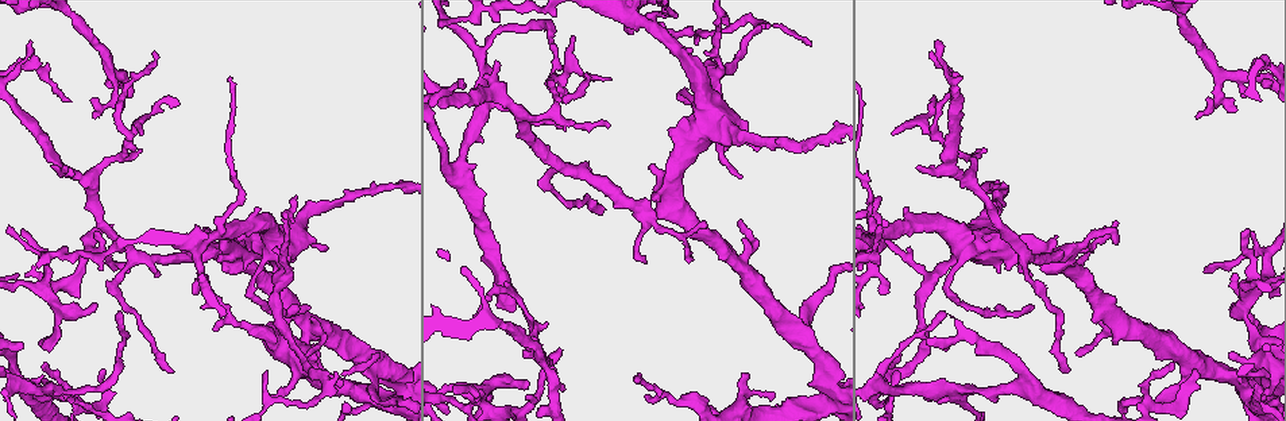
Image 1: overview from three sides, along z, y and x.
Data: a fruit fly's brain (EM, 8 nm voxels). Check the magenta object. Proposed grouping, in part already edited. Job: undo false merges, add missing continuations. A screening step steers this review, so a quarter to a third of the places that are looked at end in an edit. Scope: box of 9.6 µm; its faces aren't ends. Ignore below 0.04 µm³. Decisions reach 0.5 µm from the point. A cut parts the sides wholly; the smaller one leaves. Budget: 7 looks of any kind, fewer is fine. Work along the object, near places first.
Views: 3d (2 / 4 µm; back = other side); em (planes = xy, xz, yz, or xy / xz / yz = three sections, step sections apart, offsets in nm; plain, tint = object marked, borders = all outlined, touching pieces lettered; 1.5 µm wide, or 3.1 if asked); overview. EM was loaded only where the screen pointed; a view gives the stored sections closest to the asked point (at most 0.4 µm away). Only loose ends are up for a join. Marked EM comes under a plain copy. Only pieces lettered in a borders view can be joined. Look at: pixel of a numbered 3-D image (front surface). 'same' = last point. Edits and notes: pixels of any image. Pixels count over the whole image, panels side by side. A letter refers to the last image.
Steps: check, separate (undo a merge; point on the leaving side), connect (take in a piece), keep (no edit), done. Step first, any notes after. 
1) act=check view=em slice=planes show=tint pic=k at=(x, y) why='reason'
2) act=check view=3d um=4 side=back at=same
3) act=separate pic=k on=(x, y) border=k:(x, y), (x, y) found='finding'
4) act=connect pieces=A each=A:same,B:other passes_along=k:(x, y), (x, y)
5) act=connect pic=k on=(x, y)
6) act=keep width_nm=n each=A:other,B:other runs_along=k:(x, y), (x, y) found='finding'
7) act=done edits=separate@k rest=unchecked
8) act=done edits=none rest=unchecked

act=check view=em slice=yz step=8 show=borders pic=1 at=(498, 21) why='tapers out'

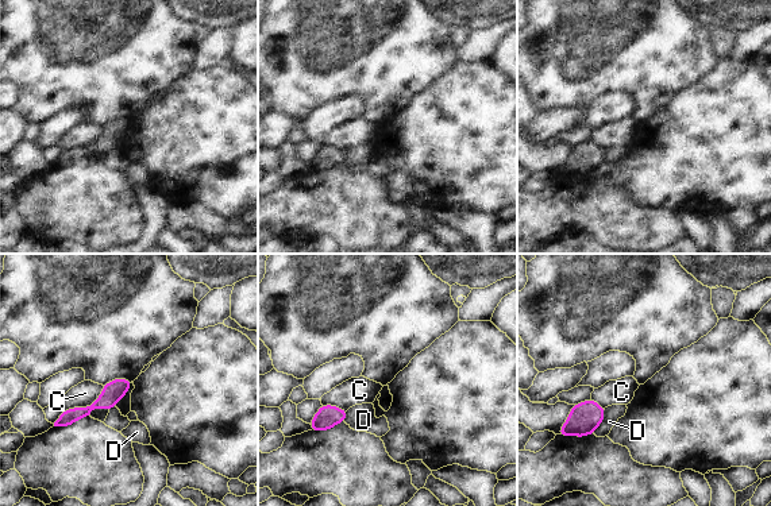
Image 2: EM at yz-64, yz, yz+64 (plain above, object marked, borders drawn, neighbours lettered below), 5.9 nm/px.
act=check view=em slice=planes show=borders at=same

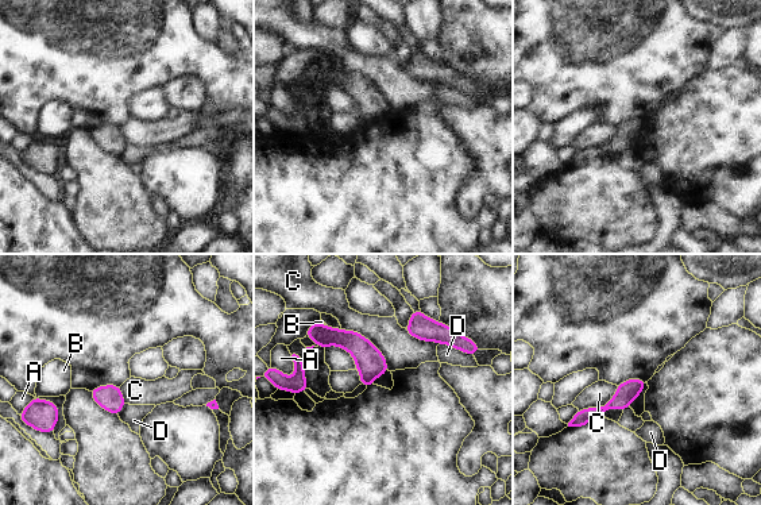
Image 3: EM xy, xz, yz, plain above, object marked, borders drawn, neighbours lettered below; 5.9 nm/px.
act=keep each=A:other,B:other,C:other,D:other border=3:(340, 328), (363, 335), (389, 370) found='no lettered piece goes on from it'

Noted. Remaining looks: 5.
act=check view=em slice=planes show=tint pic=1 at=(1198, 116) why='an open end'

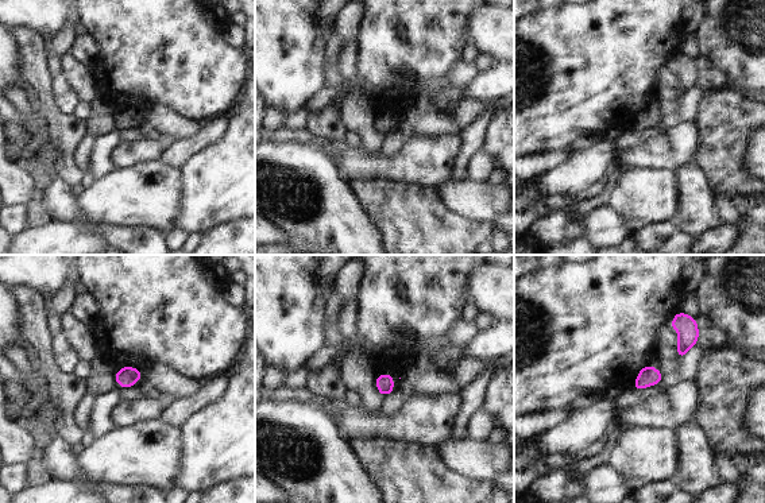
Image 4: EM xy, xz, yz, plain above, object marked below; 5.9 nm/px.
act=check view=em slice=planes show=borders at=same why='what lies round it'

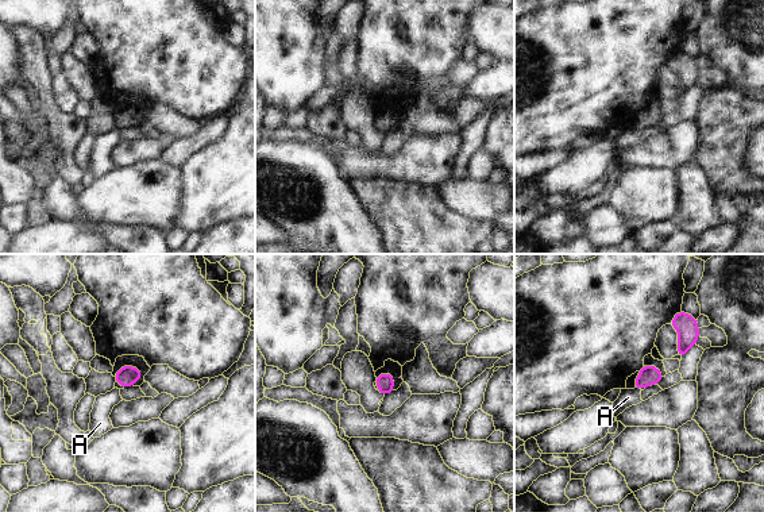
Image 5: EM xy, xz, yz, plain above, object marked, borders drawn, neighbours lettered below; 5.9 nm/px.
act=keep each=A:other border=5:(633, 388), (640, 391) found='no lettered piece goes on from it'

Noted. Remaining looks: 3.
act=check view=3d um=4 pic=1 at=(462, 79) why='thin end'

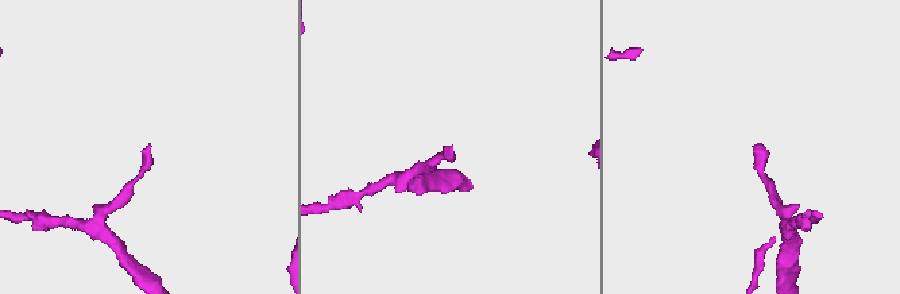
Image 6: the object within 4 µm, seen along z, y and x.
act=check view=em slice=planes show=borders pic=6 at=(452, 150)

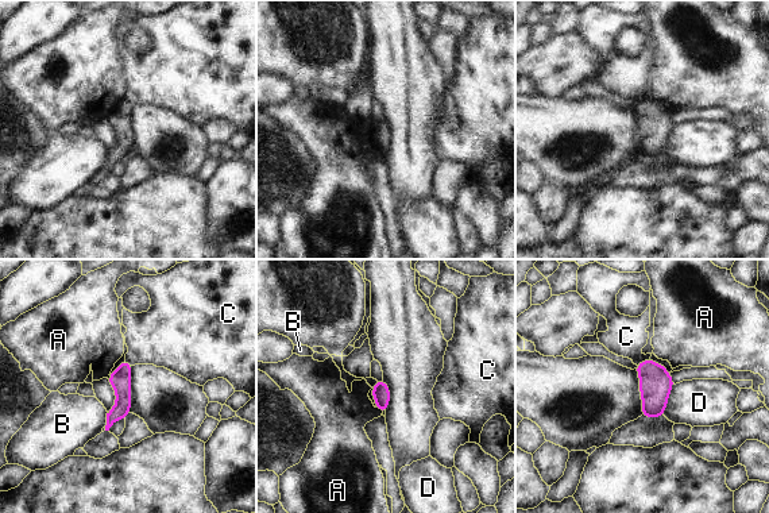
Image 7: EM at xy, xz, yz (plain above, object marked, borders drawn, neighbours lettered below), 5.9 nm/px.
act=keep width_nm=110 longest_contact=D:200nm each=A:other,B:other,C:other,D:other found='none of them fits'

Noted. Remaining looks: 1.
act=done edits=none rest=unchecked

